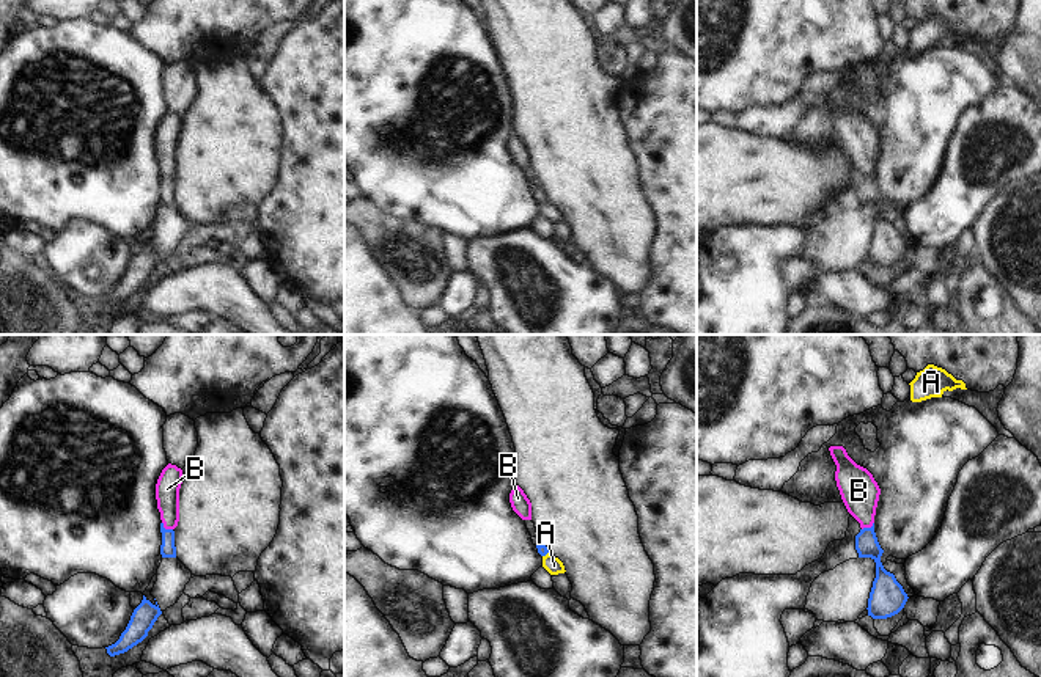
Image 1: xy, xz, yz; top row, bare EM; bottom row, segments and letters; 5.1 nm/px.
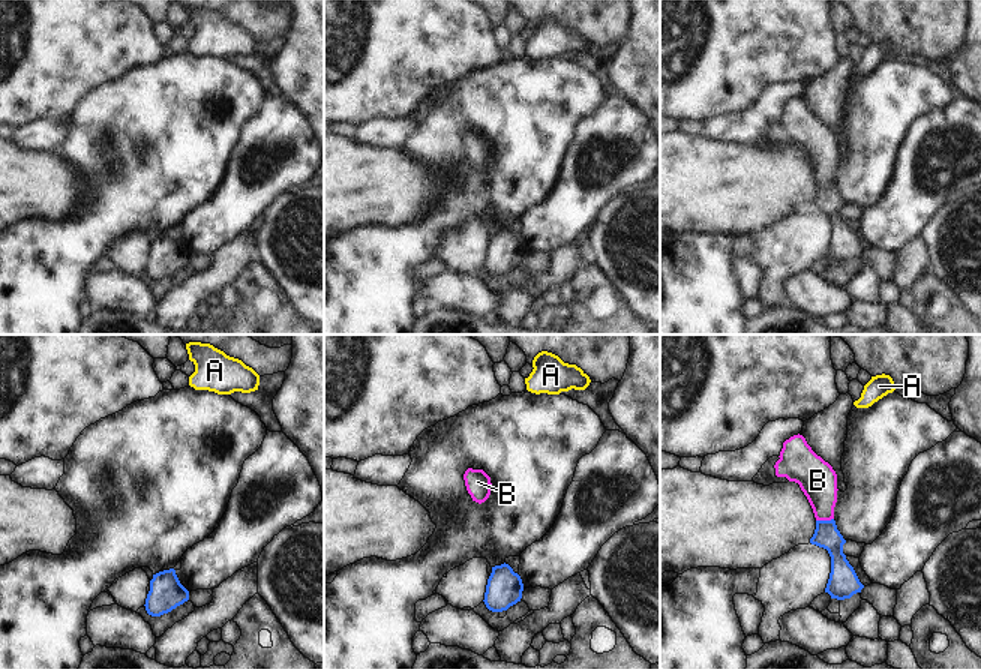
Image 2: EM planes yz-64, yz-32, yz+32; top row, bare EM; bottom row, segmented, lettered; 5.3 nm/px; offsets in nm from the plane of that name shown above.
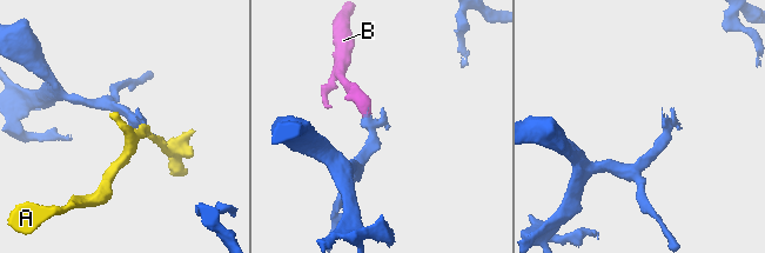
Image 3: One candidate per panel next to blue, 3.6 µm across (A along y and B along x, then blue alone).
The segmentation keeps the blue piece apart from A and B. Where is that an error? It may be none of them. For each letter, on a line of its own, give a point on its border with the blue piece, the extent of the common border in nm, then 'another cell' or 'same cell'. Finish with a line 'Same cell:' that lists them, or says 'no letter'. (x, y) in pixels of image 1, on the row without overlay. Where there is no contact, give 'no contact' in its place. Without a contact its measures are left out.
A: xz (544, 203) | 40 nm | another cell
B: xy (164, 176) | 70 nm | same cell
Same cell: B

